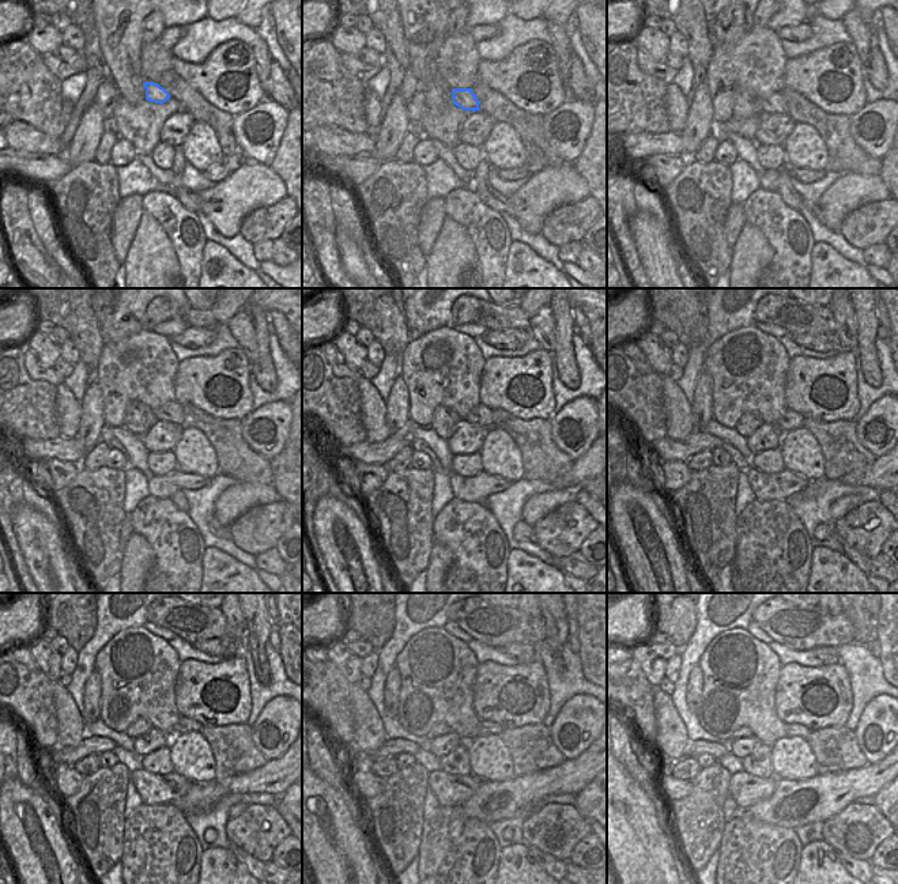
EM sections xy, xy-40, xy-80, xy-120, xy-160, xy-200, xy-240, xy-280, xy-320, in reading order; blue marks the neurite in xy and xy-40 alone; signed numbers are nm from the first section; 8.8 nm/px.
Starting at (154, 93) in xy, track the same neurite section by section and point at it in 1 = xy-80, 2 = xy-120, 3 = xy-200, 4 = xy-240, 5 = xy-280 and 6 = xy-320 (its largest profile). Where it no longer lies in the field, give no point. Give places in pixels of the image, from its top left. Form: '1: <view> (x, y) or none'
1: xy-80 (776, 104)
2: xy-120 (172, 412)
3: xy-200 (789, 420)
4: xy-240 (184, 725)
5: xy-280 (485, 728)
6: xy-320 (793, 729)

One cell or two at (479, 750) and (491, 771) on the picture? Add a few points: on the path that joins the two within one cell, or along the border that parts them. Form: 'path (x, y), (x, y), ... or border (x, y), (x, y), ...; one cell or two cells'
path (485, 755), (491, 762), (491, 766); one cell

